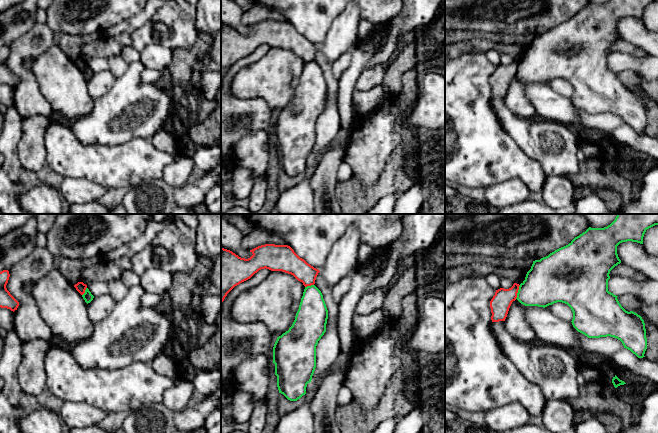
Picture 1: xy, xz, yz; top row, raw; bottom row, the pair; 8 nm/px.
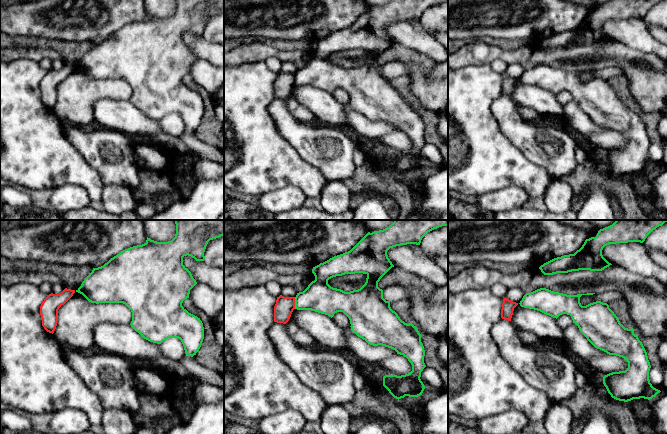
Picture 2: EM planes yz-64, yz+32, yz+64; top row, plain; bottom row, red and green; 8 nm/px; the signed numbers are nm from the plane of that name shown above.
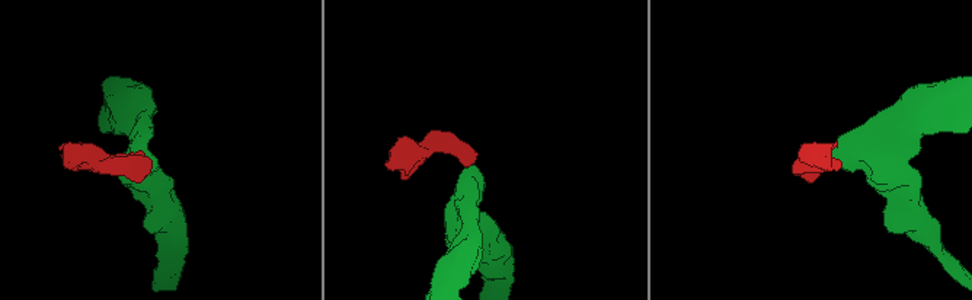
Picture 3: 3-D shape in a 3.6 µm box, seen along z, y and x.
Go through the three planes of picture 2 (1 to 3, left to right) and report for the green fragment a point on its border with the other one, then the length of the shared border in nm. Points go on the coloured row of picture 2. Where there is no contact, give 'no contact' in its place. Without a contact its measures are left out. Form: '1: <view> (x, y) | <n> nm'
1: no contact
2: yz+32 (294, 303) | 100 nm
3: no contact

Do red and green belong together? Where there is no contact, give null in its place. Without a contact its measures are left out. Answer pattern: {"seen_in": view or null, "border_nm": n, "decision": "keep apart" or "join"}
{"seen_in": "yz", "border_nm": 120, "decision": "keep apart"}

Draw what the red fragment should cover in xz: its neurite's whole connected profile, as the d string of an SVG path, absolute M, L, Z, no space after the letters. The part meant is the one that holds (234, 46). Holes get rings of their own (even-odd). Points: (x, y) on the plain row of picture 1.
M265 20L250 28L253 31L245 35L221 24L221 80L235 62L250 55L261 45L291 50L305 63L314 61L320 48L288 21Z

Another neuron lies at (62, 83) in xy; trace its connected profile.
M52 45L45 53L31 60L31 70L39 84L41 93L50 103L53 111L63 116L67 123L88 114L94 100L88 94L87 79L58 45Z

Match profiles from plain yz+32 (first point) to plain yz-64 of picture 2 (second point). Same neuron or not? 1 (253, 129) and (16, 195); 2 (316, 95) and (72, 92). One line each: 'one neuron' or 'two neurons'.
1: two neurons
2: two neurons

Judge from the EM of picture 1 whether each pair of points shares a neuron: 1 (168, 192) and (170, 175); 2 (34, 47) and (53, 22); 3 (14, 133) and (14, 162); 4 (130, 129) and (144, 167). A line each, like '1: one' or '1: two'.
1: two
2: two
3: one
4: two

